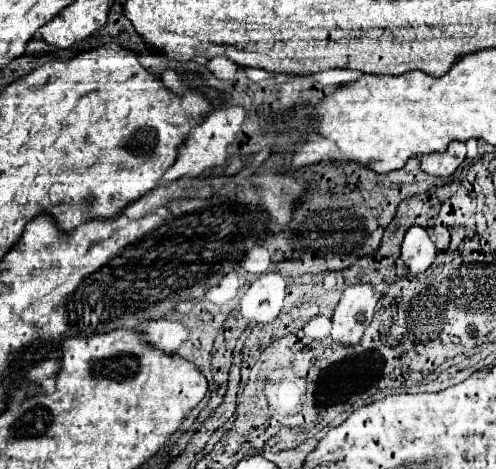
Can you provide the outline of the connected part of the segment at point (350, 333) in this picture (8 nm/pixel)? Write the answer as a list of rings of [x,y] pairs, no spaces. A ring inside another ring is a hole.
[[[351,285],[343,291],[339,305],[333,311],[333,341],[341,345],[357,345],[367,323],[373,319],[377,295],[371,285]]]

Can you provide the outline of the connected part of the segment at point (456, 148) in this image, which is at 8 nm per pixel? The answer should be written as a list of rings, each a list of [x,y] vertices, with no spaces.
[[[463,141],[449,143],[447,151],[443,153],[427,153],[421,155],[421,169],[435,177],[449,177],[467,157],[467,149]]]

